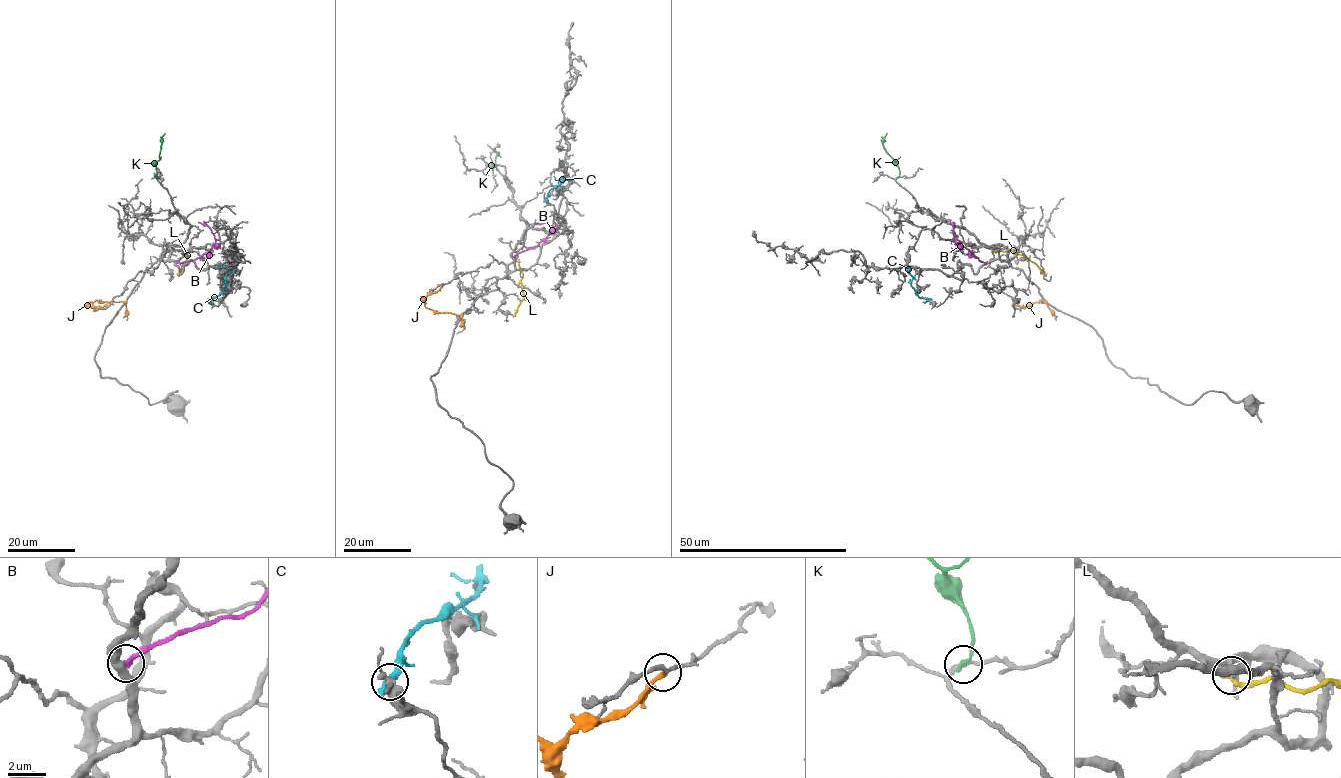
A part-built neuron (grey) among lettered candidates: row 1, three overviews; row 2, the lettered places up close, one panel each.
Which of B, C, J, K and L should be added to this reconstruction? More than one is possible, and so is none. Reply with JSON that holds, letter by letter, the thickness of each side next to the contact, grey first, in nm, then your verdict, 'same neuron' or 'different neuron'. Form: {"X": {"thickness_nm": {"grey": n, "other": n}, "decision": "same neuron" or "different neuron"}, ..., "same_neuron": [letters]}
{"B": {"thickness_nm": {"grey": 460, "other": 280}, "decision": "different neuron"}, "C": {"thickness_nm": {"grey": 320, "other": 550}, "decision": "different neuron"}, "J": {"thickness_nm": {"grey": 240, "other": 240}, "decision": "different neuron"}, "K": {"thickness_nm": {"grey": 200, "other": 220}, "decision": "different neuron"}, "L": {"thickness_nm": {"grey": 150, "other": 280}, "decision": "different neuron"}, "same_neuron": []}

